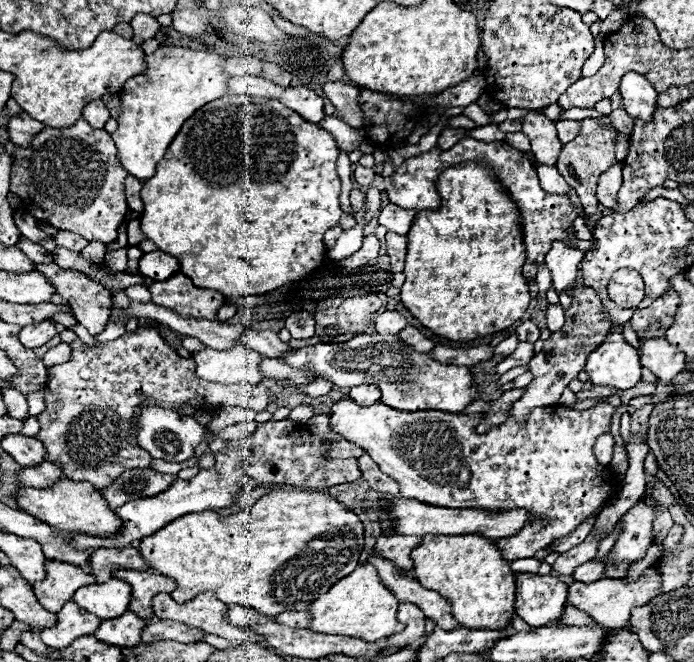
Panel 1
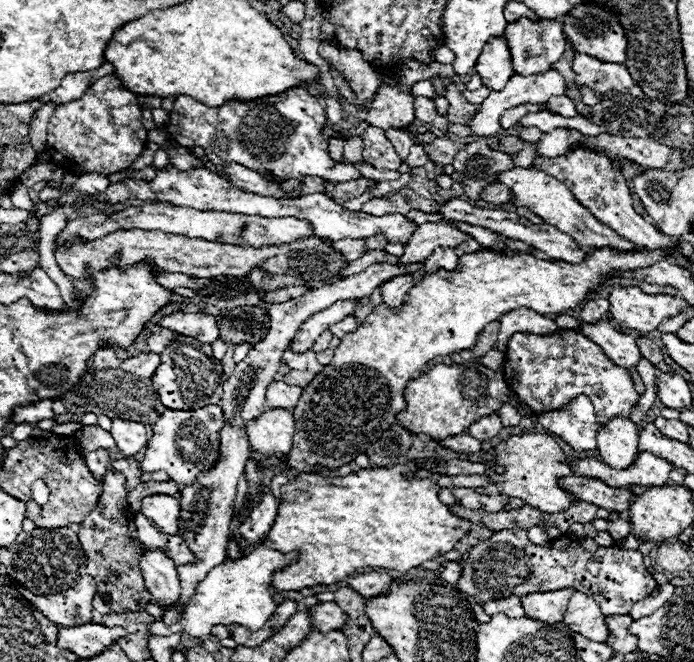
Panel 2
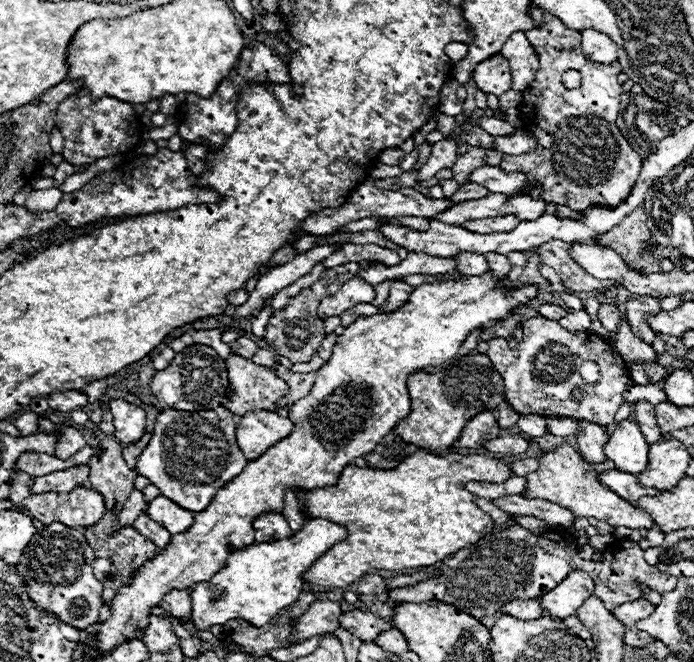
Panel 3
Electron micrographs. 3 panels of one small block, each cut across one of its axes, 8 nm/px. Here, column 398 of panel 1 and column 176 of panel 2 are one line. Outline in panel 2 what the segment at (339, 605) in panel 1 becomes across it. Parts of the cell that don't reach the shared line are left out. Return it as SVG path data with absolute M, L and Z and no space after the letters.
M256 546L248 556L240 560L230 560L212 568L206 574L206 578L196 586L196 594L188 602L182 620L178 620L172 626L164 626L160 618L150 626L150 634L186 632L194 638L204 640L204 636L208 636L216 624L222 624L222 626L238 624L248 630L260 630L264 622L268 622L268 618L272 618L274 610L278 608L276 600L272 598L272 574L276 570L286 568L294 560L298 560L298 552L282 554L272 548Z

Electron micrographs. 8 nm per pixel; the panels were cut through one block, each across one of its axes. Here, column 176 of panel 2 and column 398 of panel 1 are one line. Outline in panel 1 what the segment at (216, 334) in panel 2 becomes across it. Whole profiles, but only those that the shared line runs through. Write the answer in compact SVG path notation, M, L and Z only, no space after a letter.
M382 312L376 314L376 330L378 334L398 334L400 330L404 330L404 326L408 326L406 318L400 312Z

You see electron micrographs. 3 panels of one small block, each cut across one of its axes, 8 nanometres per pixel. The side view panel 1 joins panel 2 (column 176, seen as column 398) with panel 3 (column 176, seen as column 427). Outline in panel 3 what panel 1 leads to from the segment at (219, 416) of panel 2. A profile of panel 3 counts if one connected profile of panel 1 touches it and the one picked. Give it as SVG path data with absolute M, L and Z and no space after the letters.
M218 406L192 414L184 410L164 410L156 416L150 444L138 456L136 474L146 476L158 486L162 496L178 506L190 512L202 512L216 492L244 470L246 462L236 444L236 422L228 408Z

